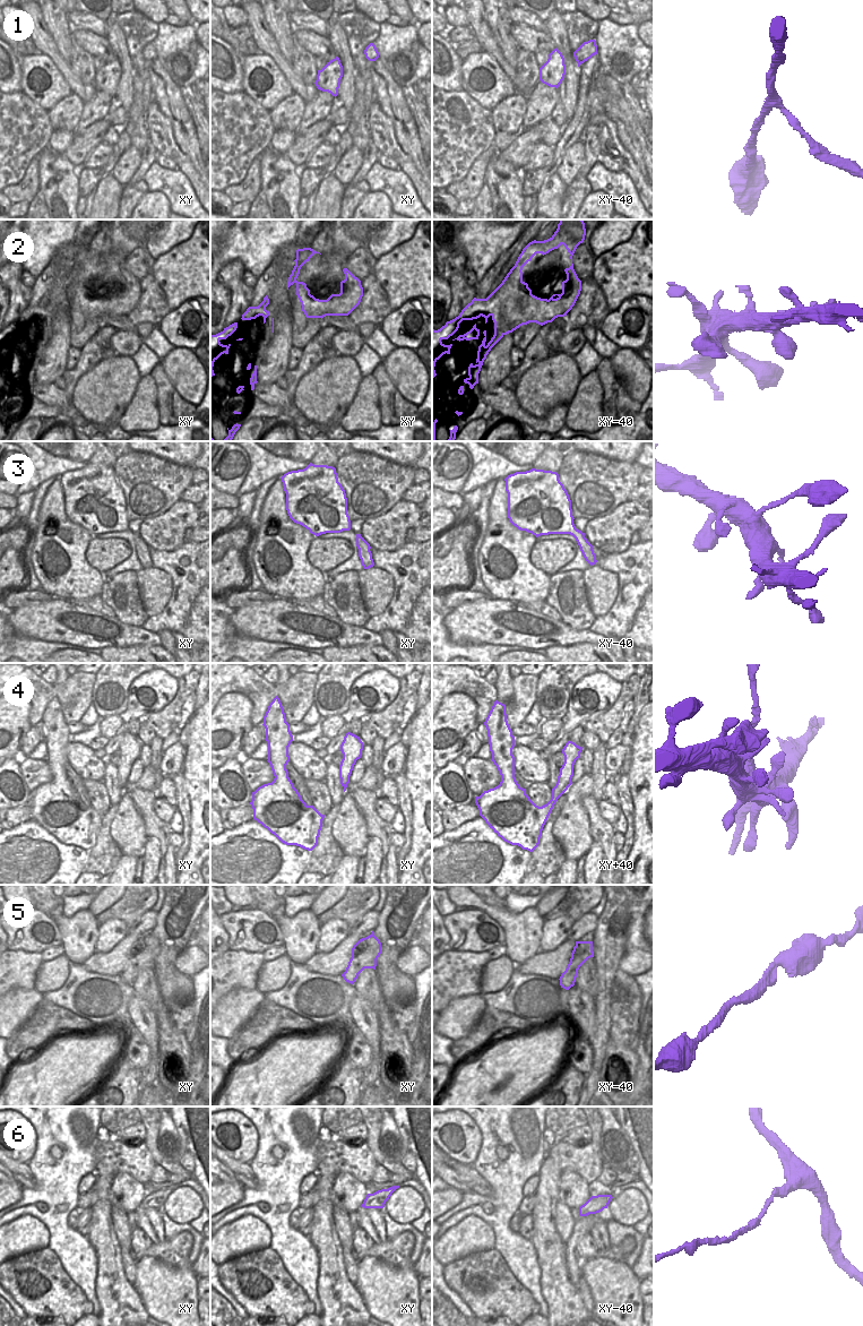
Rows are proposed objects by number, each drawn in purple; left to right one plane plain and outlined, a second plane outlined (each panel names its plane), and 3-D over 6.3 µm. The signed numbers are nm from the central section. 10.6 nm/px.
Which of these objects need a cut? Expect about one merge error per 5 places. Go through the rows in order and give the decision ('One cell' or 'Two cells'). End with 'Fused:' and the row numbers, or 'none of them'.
1: One cell
2: One cell
3: One cell
4: One cell
5: One cell
6: One cell
Fused: none of them.

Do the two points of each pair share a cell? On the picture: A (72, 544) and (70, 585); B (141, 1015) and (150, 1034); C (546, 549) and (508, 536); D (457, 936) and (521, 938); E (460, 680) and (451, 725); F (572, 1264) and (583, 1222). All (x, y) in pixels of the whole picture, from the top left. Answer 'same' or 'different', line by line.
A: same
B: same
C: different
D: different
E: different
F: same

